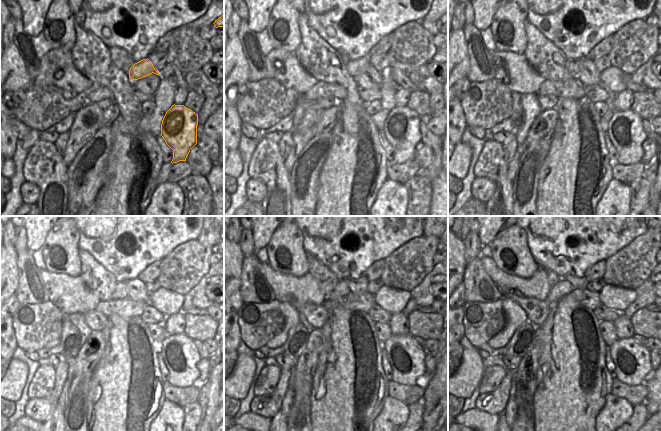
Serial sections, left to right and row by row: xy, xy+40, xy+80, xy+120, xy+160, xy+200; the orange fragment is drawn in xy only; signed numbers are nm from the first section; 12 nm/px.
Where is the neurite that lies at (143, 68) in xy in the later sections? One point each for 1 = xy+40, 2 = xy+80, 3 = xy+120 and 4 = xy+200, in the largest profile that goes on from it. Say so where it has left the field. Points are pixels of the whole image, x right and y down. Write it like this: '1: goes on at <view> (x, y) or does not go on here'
1: goes on at xy+40 (354, 67)
2: goes on at xy+80 (572, 66)
3: goes on at xy+120 (120, 292)
4: goes on at xy+200 (567, 288)

